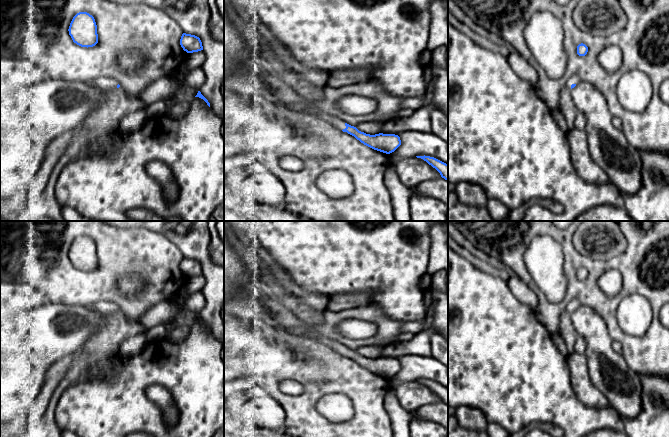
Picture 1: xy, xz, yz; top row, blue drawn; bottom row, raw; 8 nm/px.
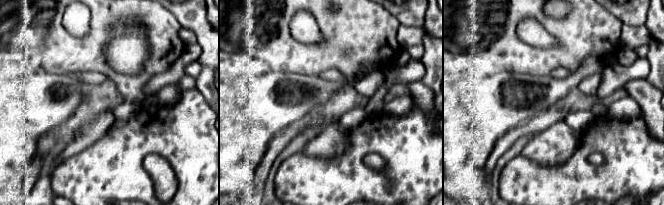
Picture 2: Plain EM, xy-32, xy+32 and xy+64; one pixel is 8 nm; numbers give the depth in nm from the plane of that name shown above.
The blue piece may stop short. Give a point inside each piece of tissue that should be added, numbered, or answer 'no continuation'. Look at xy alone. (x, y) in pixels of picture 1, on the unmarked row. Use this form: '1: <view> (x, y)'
1: xy (108, 307)

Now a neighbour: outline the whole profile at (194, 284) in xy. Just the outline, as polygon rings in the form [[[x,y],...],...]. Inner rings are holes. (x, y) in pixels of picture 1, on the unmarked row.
[[[203,274],[187,278],[186,290],[183,293],[178,293],[180,300],[185,300],[189,295],[200,292],[206,284],[206,279]]]

